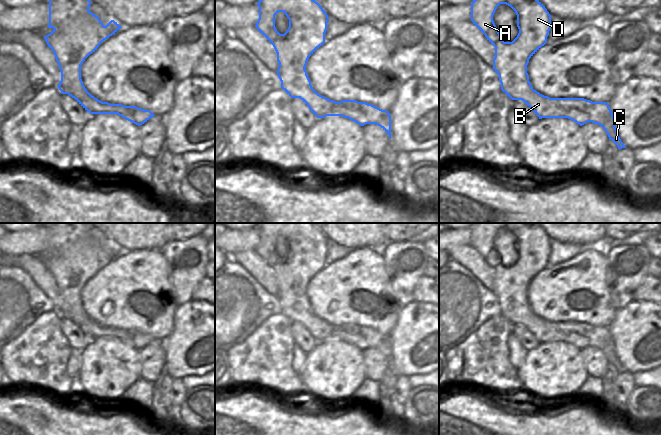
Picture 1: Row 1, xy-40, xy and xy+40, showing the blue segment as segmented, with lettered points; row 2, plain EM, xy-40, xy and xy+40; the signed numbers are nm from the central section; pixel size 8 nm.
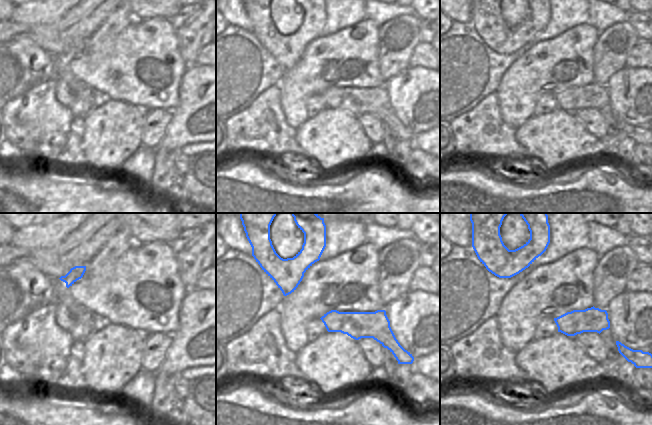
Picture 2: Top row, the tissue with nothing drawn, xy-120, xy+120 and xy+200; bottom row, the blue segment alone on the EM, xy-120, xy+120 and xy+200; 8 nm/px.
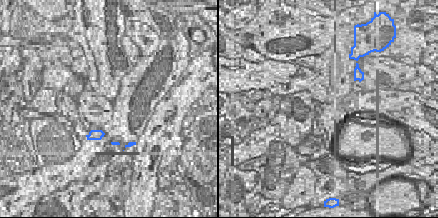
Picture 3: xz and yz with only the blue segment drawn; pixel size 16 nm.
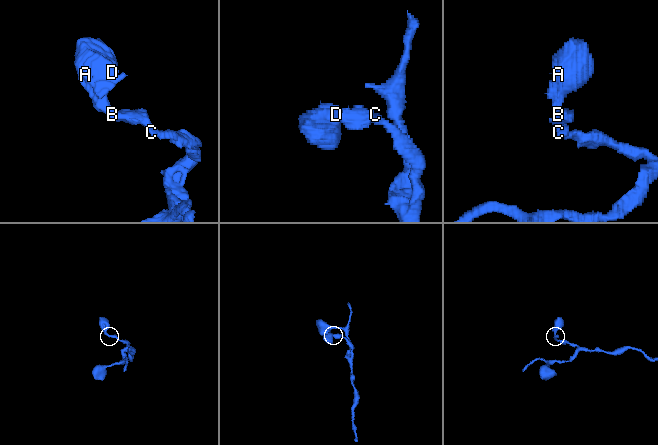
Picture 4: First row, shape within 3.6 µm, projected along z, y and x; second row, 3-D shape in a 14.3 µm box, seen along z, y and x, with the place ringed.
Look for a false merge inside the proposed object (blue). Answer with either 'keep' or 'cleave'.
keep

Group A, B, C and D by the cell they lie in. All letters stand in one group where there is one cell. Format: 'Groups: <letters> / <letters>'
Groups: A B C D.

